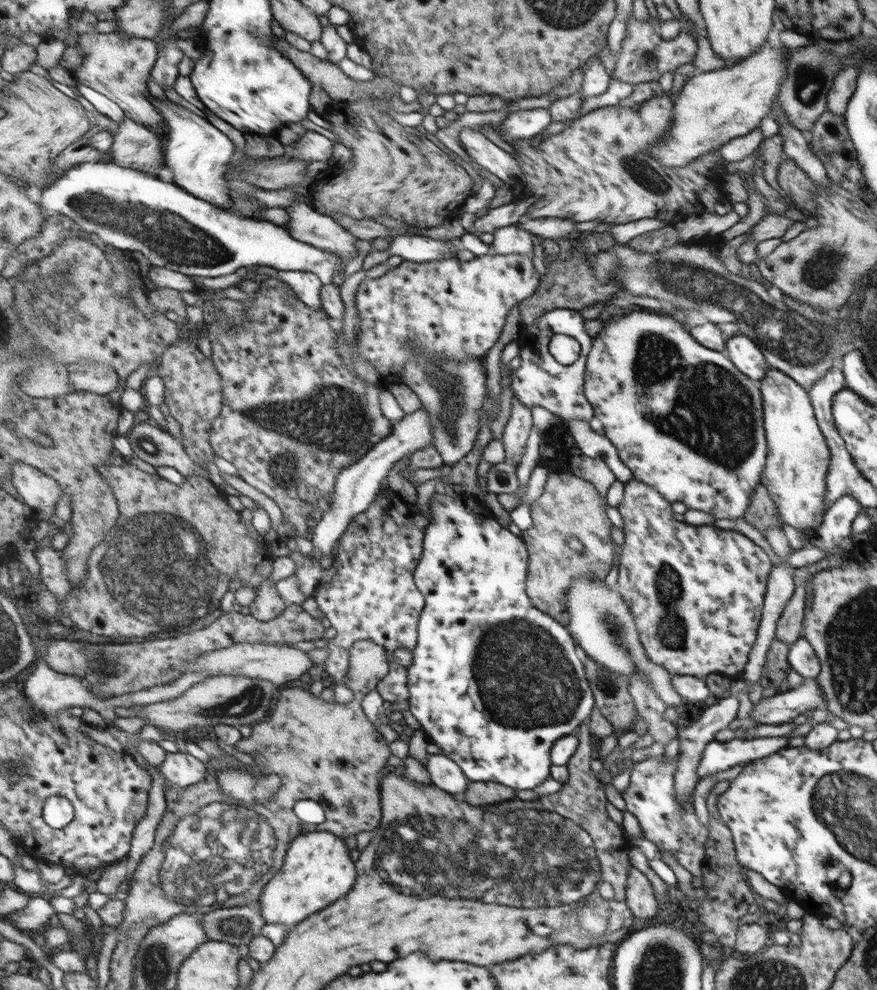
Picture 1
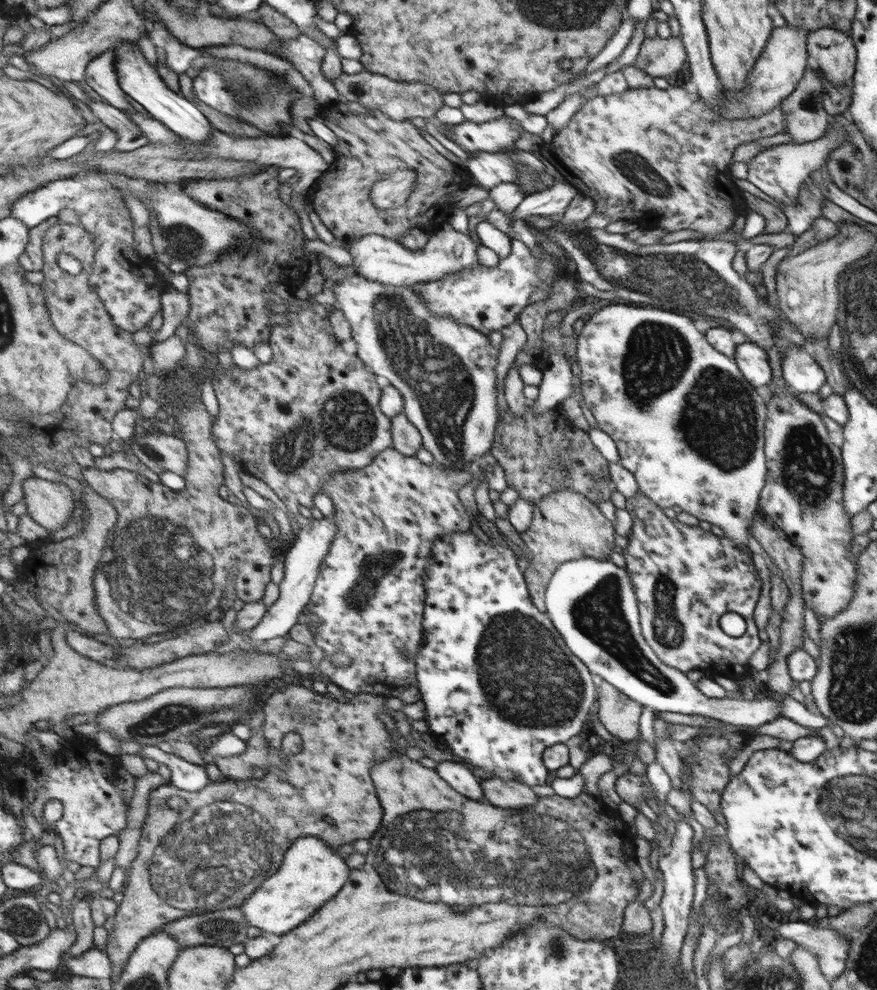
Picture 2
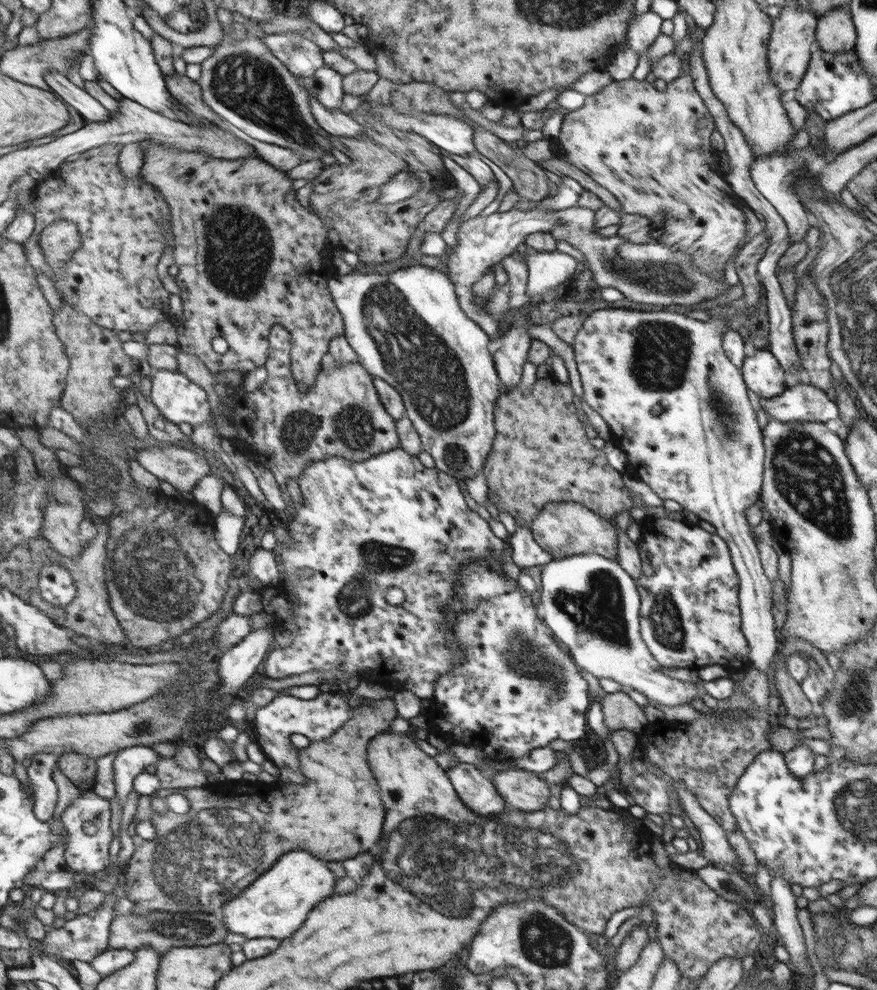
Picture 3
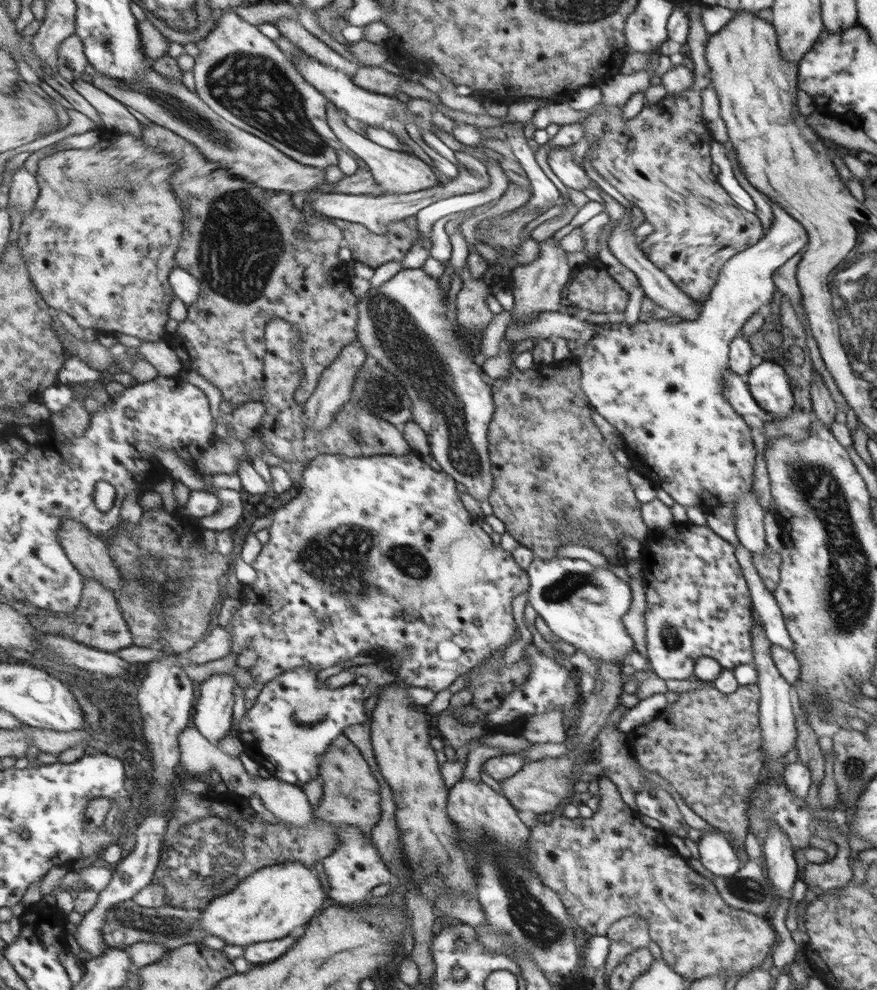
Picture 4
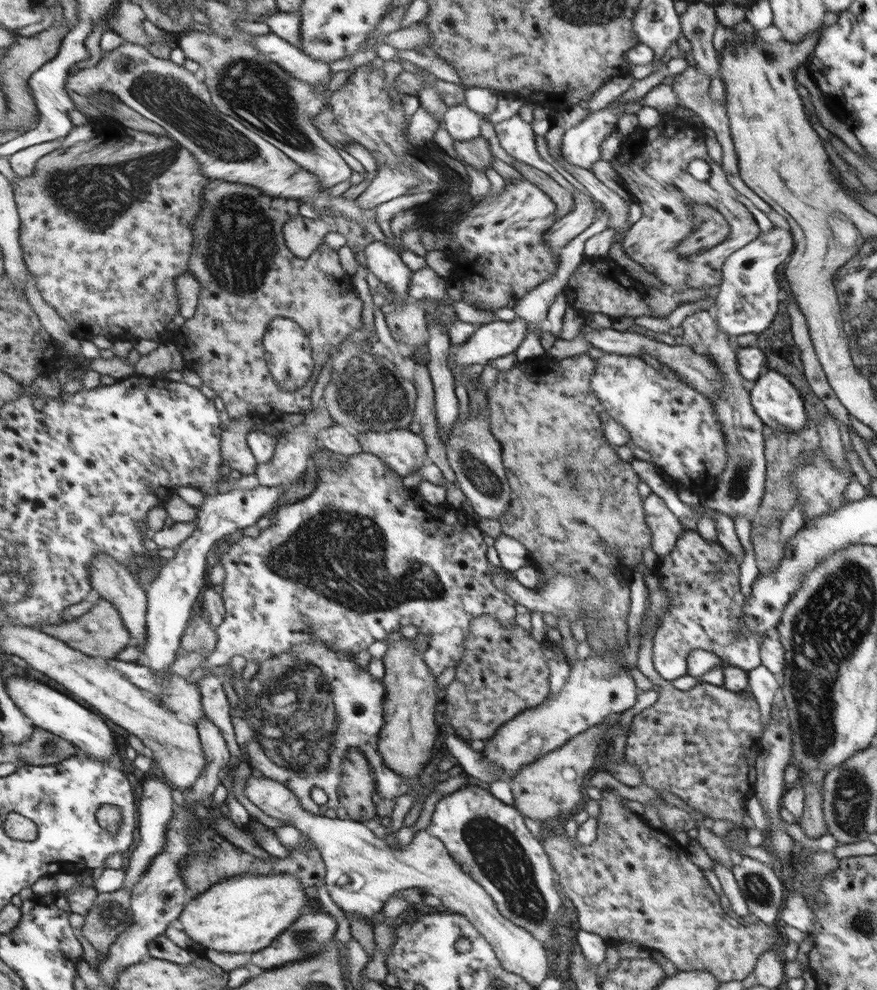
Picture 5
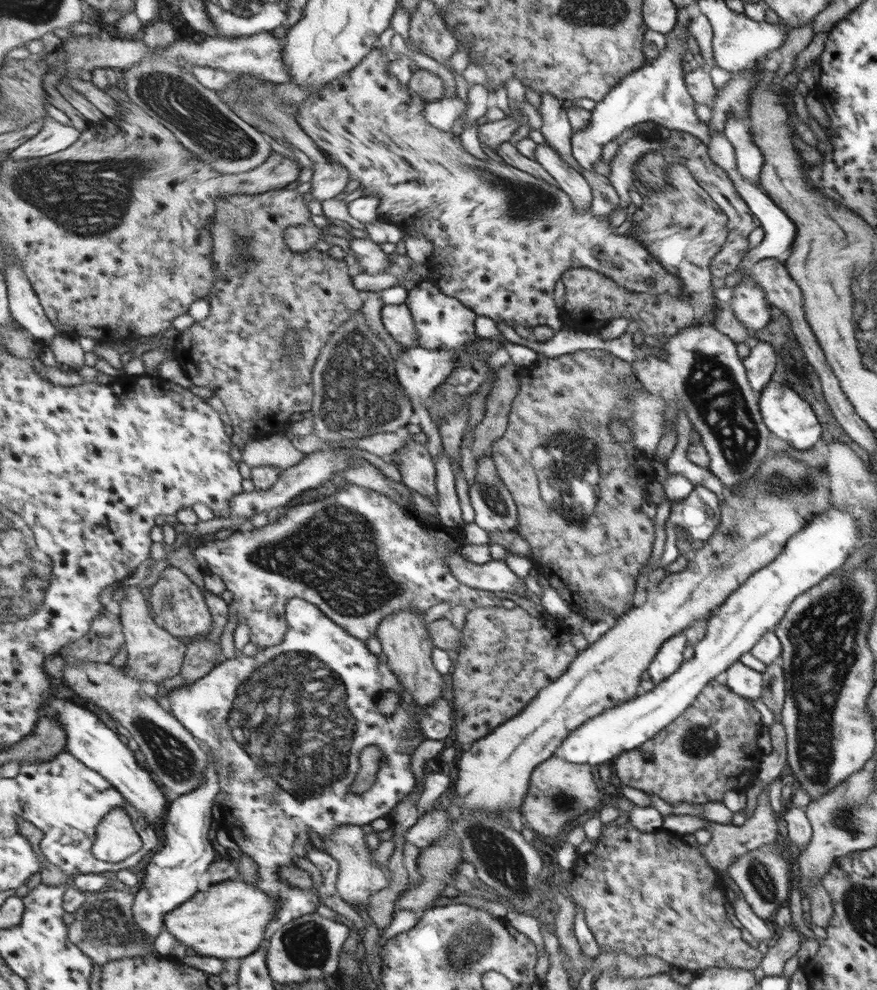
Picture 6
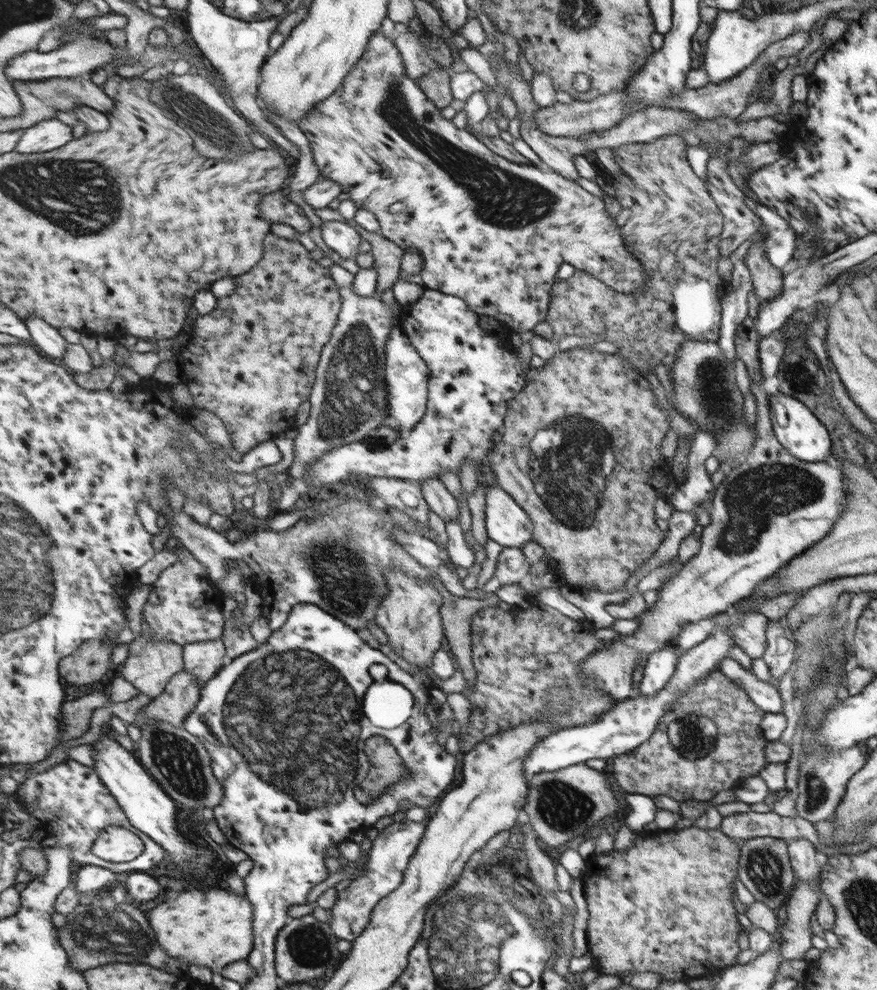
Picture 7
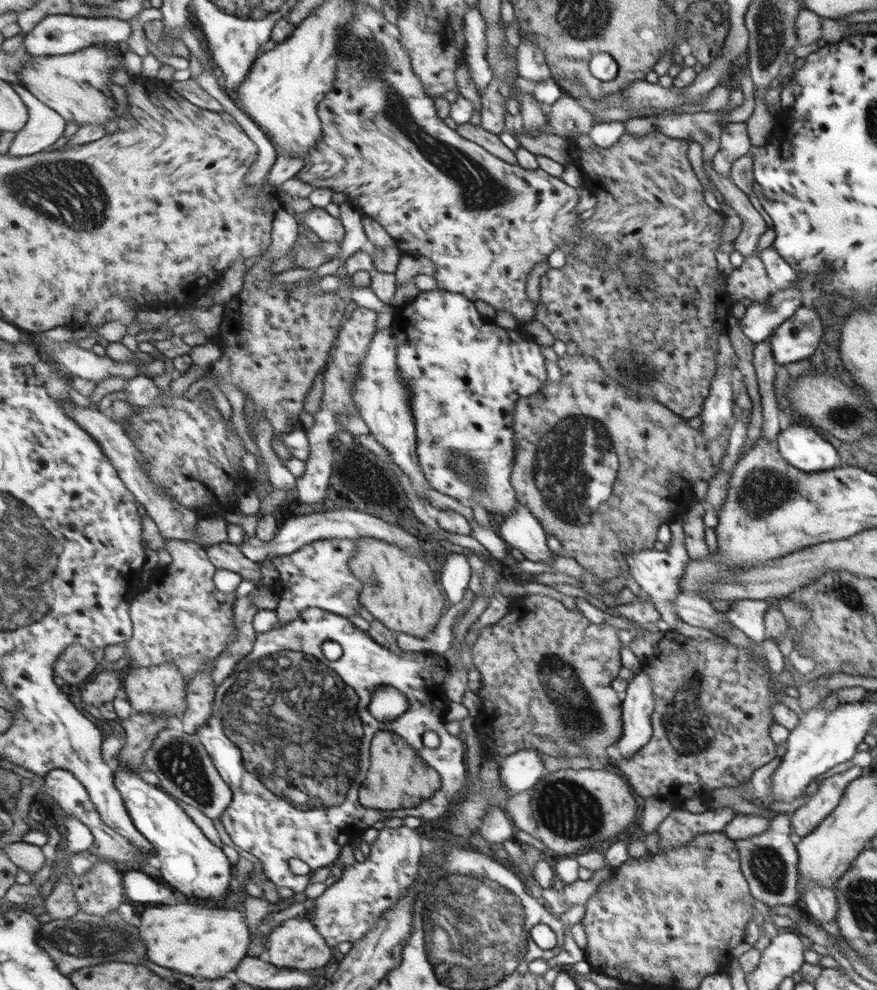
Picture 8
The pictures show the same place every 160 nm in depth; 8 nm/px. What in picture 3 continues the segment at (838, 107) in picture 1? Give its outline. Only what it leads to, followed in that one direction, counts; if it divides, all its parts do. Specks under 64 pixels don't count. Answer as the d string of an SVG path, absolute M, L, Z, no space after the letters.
M849 4L835 8L818 18L816 37L820 50L847 52L857 43L857 31L852 20Z

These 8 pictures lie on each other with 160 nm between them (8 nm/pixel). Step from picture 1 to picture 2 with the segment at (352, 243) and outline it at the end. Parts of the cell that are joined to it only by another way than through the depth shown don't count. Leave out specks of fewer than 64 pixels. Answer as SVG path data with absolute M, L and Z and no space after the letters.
M444 223L429 236L427 244L421 249L408 249L398 240L380 235L368 235L358 239L352 248L348 248L353 256L358 274L384 285L400 287L412 286L422 282L444 280L448 274L474 268L480 265L477 257L477 246L469 234L462 234Z

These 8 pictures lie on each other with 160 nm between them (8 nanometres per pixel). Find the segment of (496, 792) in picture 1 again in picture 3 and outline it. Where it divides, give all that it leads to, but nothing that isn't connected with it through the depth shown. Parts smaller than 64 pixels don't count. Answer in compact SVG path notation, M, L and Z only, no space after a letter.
M508 769L497 772L493 780L493 785L506 800L508 807L518 811L541 811L551 795L548 784L537 774L530 774L526 770Z

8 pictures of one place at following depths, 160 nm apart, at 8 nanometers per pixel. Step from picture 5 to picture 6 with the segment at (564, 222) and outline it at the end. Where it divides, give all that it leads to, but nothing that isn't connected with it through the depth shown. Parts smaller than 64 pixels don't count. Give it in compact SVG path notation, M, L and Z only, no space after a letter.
M538 144L535 149L535 162L554 178L558 188L566 192L574 202L578 211L591 209L593 193L583 176L570 167L570 162L564 161L558 151L554 151L550 144Z

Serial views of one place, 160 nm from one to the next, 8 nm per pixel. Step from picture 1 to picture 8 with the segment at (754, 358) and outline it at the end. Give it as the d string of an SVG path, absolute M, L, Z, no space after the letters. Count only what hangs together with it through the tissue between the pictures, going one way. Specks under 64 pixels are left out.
M790 424L775 440L781 454L800 470L820 472L836 467L838 452L808 424Z

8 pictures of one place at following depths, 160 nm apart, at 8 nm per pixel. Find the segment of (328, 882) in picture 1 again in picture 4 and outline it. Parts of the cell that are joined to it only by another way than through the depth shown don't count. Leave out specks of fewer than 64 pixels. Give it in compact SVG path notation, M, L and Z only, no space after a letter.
M288 861L263 868L255 872L246 882L242 882L242 886L238 886L238 890L234 890L234 894L222 896L211 902L210 908L202 912L203 927L210 932L210 935L216 934L216 936L224 938L226 944L230 945L250 946L254 942L286 938L296 928L306 926L318 914L318 910L326 904L326 900L330 896L326 893L326 887L322 881L323 875L300 861Z

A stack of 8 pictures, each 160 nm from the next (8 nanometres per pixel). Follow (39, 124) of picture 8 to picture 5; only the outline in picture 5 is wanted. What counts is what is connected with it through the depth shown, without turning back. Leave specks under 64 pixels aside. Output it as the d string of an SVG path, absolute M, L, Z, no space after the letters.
M65 138L49 141L42 144L30 146L17 154L14 154L8 161L13 166L13 171L20 177L28 178L34 175L36 168L39 166L40 160L60 150L64 144Z

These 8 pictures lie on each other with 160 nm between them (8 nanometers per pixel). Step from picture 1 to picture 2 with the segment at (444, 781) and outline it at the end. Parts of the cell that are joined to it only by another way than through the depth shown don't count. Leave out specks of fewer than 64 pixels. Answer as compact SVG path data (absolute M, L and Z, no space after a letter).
M440 762L434 769L454 790L466 795L466 798L486 802L484 788L480 785L480 778L462 763Z

